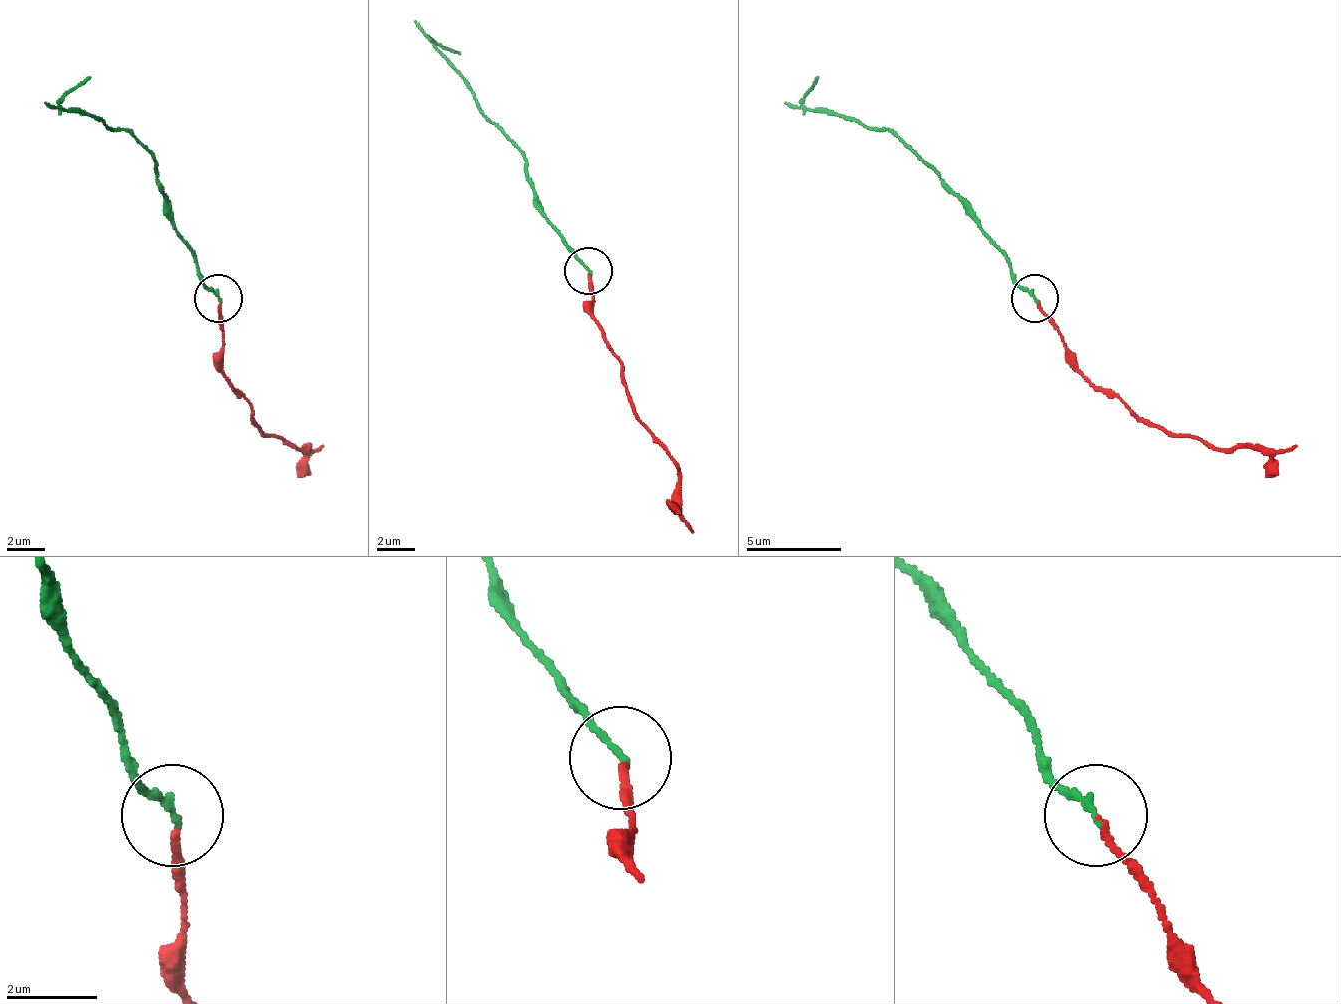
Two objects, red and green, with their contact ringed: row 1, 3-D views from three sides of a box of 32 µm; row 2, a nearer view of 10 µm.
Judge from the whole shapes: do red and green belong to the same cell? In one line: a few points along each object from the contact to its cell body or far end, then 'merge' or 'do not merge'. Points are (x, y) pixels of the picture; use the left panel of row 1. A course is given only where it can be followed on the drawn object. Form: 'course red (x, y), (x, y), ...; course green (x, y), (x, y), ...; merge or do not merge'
course red (219, 299), (224, 375), (262, 432), (305, 447), (324, 447); course green (219, 299), (200, 280), (172, 218), (157, 161), (129, 132), (62, 109), (62, 99), (91, 75); do not merge

